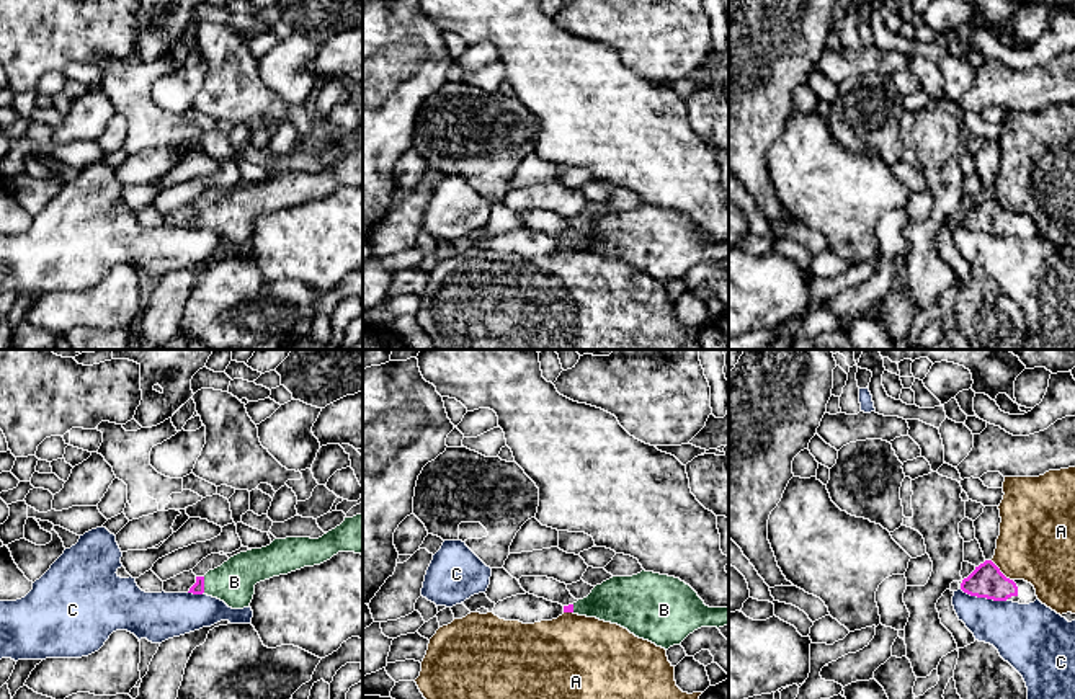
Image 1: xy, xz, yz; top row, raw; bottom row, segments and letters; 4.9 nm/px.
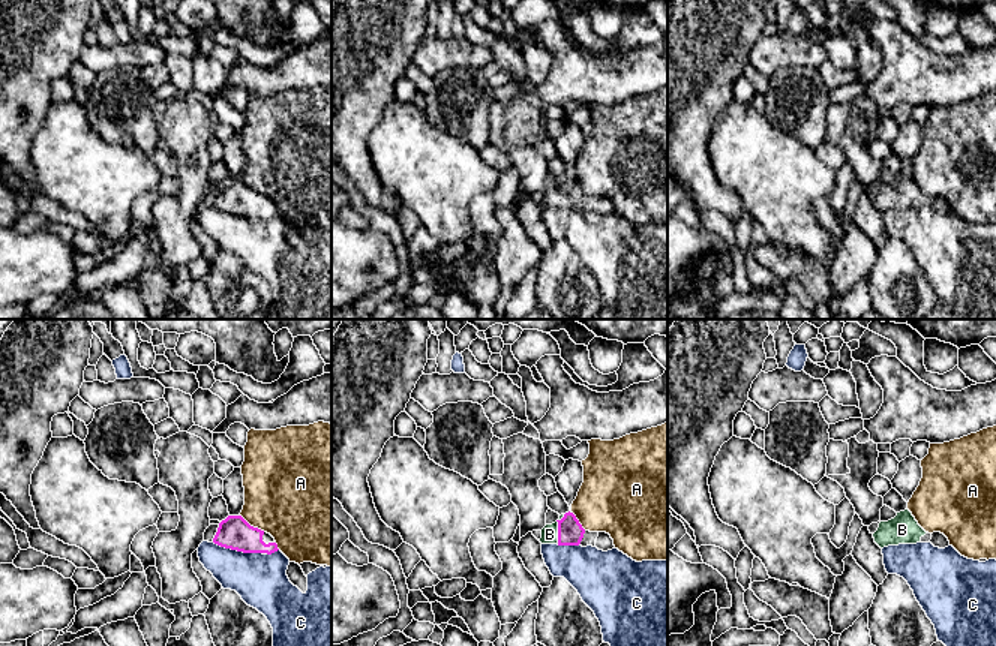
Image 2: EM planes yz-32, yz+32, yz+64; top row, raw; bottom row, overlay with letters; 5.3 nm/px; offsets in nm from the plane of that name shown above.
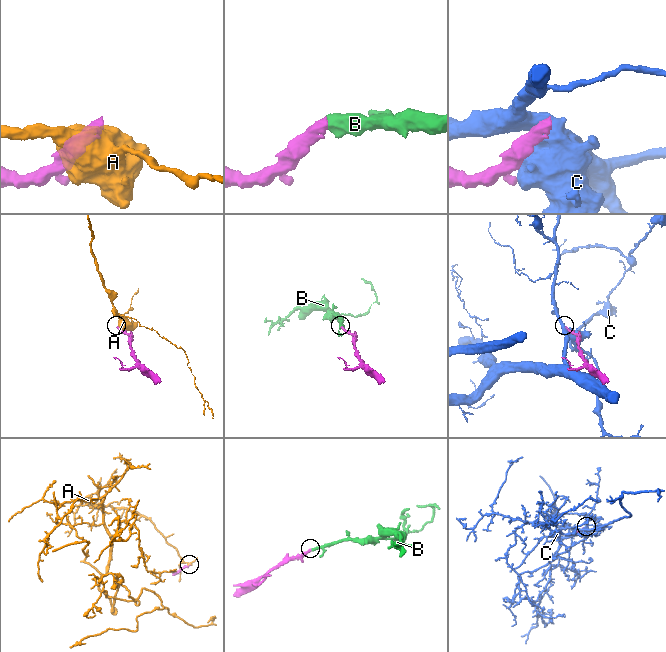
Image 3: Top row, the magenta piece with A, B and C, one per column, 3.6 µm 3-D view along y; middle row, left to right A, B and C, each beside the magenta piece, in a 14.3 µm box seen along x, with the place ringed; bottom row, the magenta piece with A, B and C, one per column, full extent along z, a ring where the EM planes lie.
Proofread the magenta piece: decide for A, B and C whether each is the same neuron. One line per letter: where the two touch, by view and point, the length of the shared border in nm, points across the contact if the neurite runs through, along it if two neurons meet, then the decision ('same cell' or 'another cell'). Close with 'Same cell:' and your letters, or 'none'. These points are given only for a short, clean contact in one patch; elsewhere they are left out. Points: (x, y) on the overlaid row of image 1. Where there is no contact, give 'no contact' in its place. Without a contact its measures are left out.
A: yz (1000, 572) | 150 nm | another cell
B: xy (203, 585) | 80 nm | same cell
C: yz (984, 596) | 240 nm | another cell
Same cell: B

